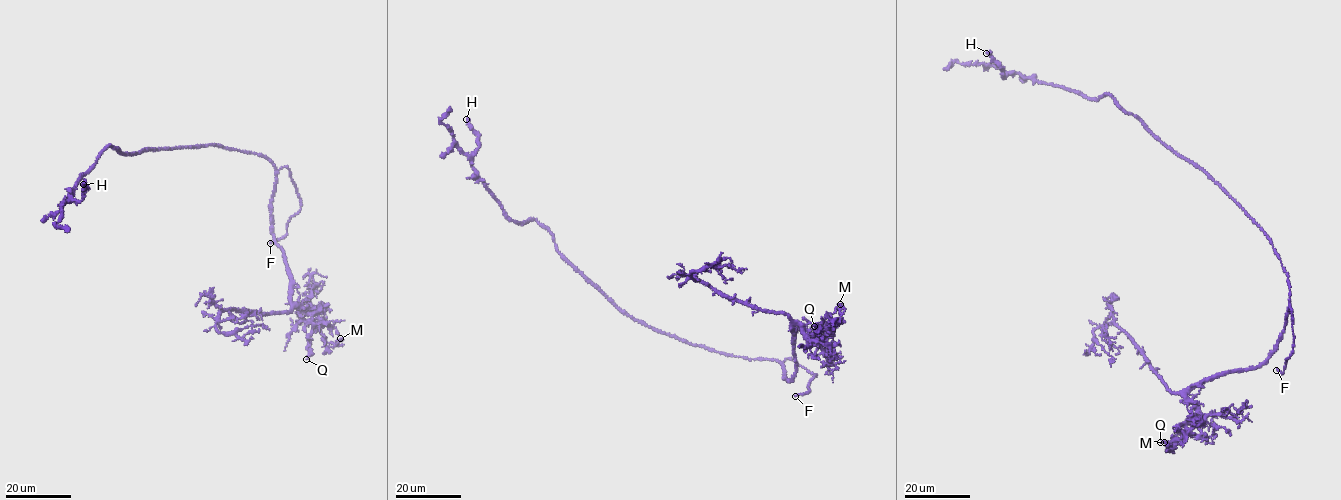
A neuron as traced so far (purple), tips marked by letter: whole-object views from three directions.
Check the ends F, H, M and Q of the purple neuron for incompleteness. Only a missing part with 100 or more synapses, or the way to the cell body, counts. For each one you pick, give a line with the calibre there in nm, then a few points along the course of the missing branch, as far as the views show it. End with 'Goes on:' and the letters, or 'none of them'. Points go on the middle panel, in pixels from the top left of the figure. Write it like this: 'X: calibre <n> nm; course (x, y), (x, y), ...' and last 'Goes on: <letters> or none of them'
F: calibre 240 nm; course (795, 396), (794, 410), (813, 425)
Goes on: F

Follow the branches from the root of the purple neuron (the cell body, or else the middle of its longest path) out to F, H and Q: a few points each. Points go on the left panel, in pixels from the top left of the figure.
F: (225, 148), (260, 154), (278, 171), (286, 167), (289, 170), (301, 206), (288, 222), (286, 234), (270, 243)
H: (225, 148), (181, 146), (132, 155), (106, 146), (69, 194), (72, 200), (82, 200), (83, 184)
Q: (225, 148), (260, 154), (275, 168), (272, 232), (292, 277), (292, 301), (312, 324), (306, 359)

